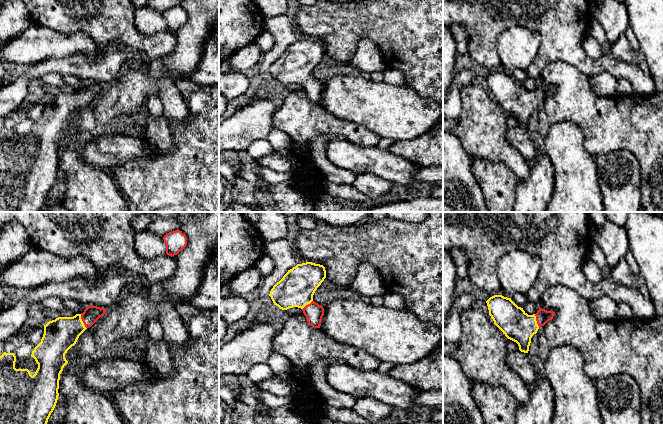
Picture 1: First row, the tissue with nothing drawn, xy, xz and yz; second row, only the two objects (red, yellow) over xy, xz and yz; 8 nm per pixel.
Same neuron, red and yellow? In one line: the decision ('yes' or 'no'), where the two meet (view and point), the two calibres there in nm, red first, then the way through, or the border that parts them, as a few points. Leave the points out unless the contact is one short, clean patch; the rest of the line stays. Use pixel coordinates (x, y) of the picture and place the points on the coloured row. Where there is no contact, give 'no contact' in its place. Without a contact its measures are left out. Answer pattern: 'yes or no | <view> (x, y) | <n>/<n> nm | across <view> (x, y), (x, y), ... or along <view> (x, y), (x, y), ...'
yes | xy (82, 320) | 140/260 nm | across xy (91, 314), (82, 320), (61, 334)

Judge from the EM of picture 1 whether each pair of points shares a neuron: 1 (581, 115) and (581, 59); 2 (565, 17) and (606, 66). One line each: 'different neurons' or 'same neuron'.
1: different neurons
2: same neuron

